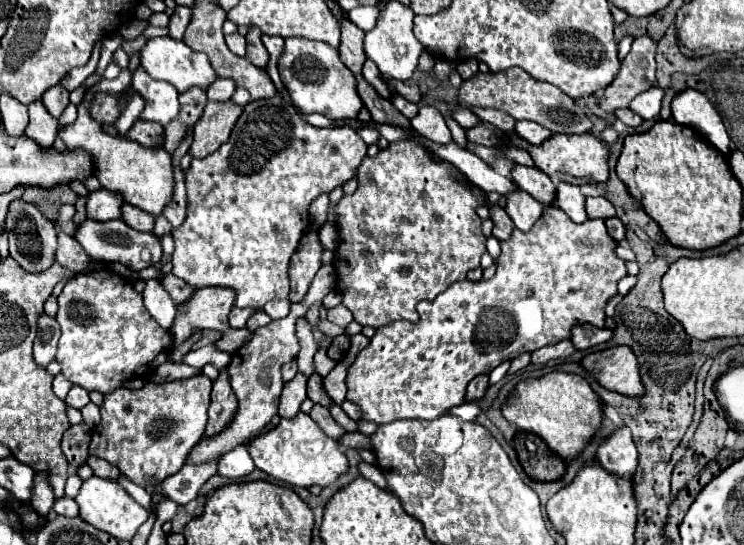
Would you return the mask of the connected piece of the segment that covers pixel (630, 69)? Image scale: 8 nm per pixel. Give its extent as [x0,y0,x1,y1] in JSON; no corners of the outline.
[600,36,656,112]

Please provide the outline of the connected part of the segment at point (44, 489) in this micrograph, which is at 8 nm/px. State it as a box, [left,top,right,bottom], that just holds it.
[32,474,54,516]

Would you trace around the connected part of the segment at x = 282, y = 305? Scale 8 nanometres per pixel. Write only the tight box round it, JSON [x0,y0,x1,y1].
[264,300,290,318]

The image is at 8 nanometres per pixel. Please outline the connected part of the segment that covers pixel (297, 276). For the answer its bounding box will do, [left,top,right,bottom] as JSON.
[290,234,322,302]

